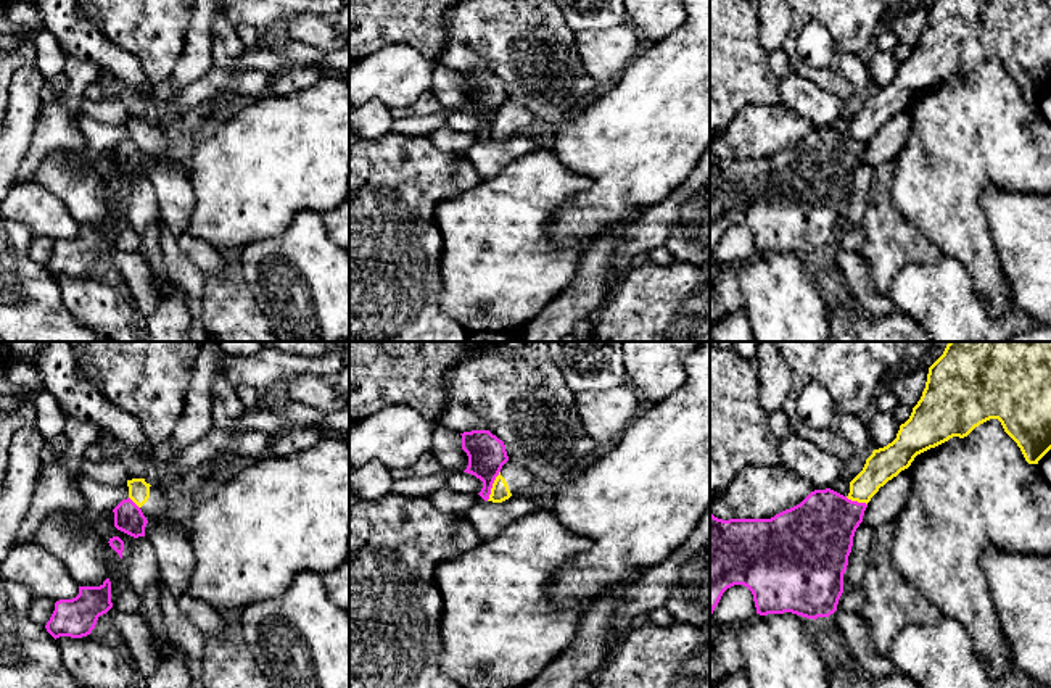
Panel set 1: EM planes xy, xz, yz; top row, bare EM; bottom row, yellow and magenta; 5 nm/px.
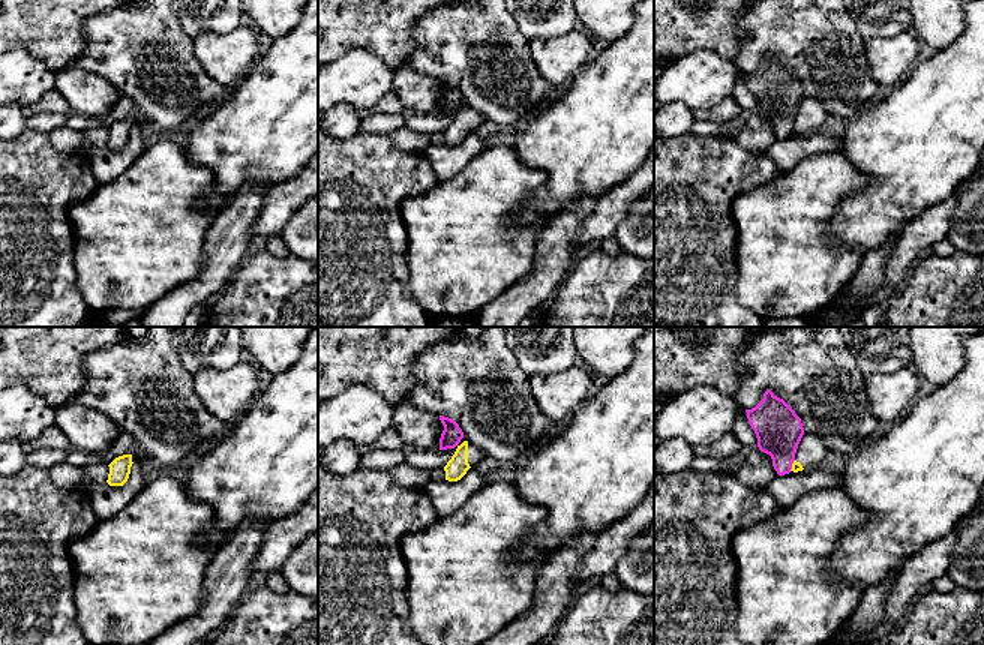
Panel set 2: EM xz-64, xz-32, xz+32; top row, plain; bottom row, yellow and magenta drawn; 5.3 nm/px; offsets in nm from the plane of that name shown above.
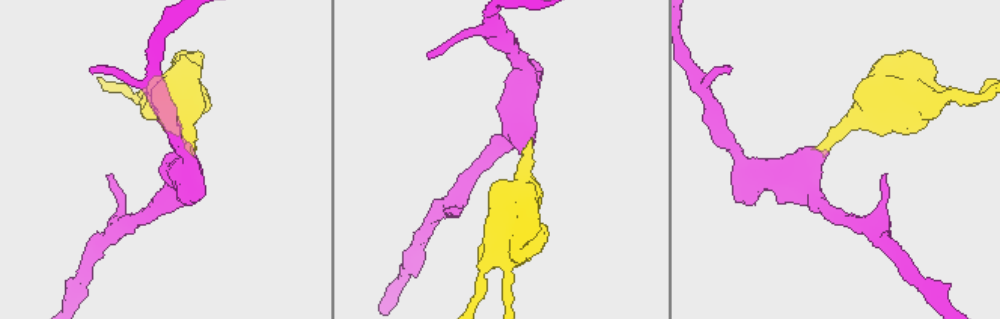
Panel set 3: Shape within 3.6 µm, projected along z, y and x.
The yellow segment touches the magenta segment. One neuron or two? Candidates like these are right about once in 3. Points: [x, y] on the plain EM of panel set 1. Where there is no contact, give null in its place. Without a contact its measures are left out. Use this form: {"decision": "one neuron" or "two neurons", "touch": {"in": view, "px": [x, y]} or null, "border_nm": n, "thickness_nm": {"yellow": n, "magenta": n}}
{"decision": "two neurons", "touch": {"in": "xz", "px": [493, 124]}, "border_nm": 170, "thickness_nm": {"yellow": 90, "magenta": 190}}

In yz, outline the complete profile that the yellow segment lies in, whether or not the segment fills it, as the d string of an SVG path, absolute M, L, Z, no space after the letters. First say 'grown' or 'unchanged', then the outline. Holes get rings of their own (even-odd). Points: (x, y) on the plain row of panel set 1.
unchanged | M935 0L925 27L896 77L874 89L850 121L848 139L869 142L888 119L908 108L914 97L953 76L964 77L980 63L998 58L1028 103L1051 89L1051 0Z

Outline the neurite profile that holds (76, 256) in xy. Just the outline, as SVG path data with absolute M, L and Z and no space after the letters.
M106 218L100 226L79 226L72 238L60 238L47 261L47 271L60 276L82 277L92 272L100 255L113 247L111 221Z

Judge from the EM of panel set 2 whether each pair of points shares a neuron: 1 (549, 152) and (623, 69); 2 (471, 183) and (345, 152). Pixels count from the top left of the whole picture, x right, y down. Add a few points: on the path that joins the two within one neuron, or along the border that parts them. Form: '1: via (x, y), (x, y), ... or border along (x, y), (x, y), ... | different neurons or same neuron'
1: via (570, 131), (611, 90) | same neuron
2: border along (438, 182), (405, 201) | different neurons

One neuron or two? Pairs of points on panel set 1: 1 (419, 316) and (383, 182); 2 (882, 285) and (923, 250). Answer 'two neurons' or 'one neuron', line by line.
1: one neuron
2: one neuron

